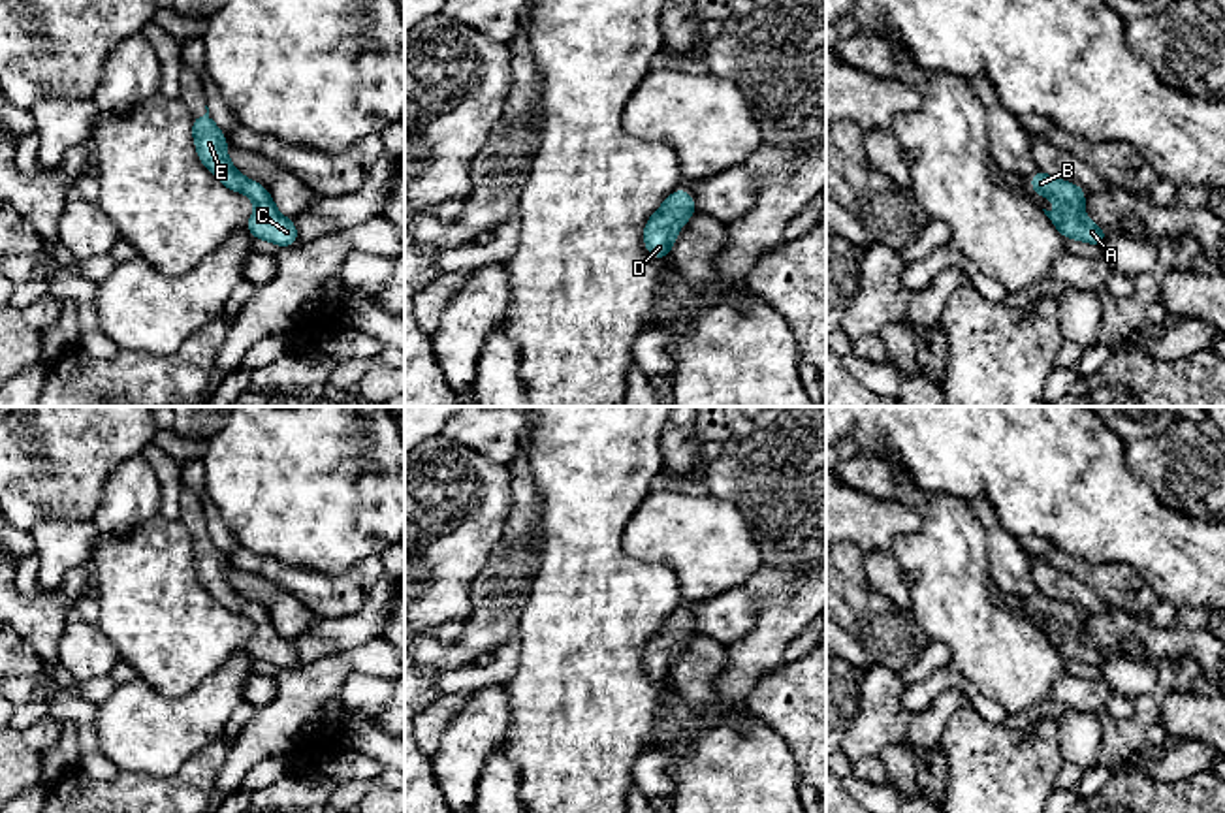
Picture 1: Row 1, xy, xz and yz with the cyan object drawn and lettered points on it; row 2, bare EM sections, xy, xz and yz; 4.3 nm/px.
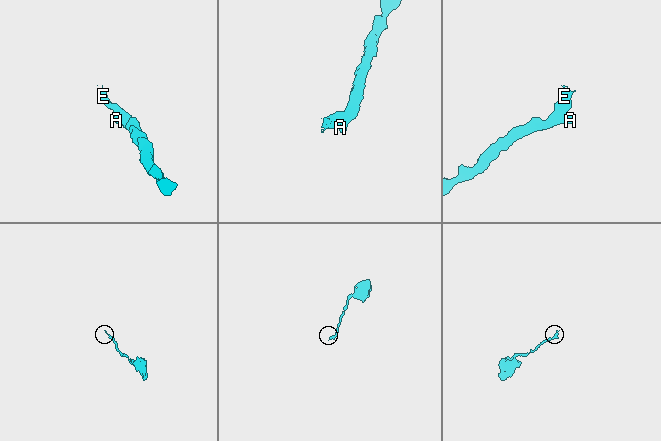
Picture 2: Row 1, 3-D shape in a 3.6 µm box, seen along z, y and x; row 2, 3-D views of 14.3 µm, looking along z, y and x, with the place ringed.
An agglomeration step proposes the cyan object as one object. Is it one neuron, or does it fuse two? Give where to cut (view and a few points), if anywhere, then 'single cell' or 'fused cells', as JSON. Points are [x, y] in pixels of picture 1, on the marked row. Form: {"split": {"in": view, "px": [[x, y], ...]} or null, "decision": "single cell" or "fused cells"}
{"split": null, "decision": "single cell"}

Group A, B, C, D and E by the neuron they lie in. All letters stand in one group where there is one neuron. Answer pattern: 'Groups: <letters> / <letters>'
Groups: A B C D E

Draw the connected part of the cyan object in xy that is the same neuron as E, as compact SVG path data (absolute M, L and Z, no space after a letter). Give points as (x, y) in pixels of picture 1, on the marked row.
M205 105L207 113L199 119L192 119L192 136L196 143L196 152L201 160L201 164L230 190L239 194L248 194L254 201L254 213L250 220L247 222L247 230L252 233L254 239L271 241L277 247L292 247L297 245L297 230L295 222L282 216L269 196L267 188L262 186L256 181L248 181L239 169L233 167L233 164L228 158L228 141L224 139L222 130L213 122L209 117L209 107Z

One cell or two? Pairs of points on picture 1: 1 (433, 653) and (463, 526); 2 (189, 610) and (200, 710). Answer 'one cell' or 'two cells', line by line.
1: two cells
2: two cells

